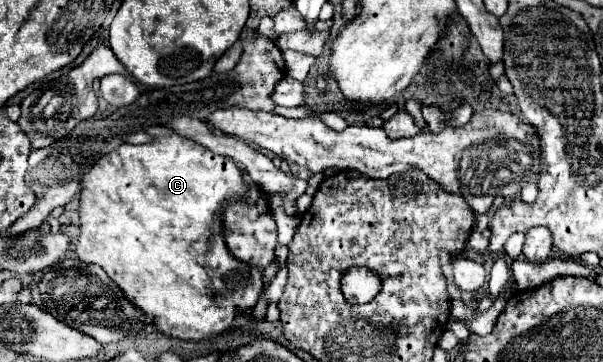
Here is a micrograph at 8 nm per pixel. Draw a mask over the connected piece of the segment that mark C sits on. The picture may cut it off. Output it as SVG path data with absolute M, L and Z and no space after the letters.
M178 134L172 136L156 136L146 144L134 146L134 144L122 144L116 150L104 154L94 166L92 170L82 178L82 190L80 190L80 204L78 204L78 216L80 216L80 234L74 242L76 246L76 254L80 260L84 262L92 262L98 264L106 270L106 274L122 288L122 292L130 298L130 302L136 302L136 306L140 306L146 314L152 314L156 318L156 328L162 334L168 334L172 338L180 338L180 340L204 340L210 336L218 336L218 334L226 334L230 324L236 318L236 310L244 310L250 312L254 308L254 304L258 302L260 294L262 294L262 272L258 268L246 266L244 262L238 262L228 250L226 244L222 242L222 228L216 220L216 210L220 210L228 200L234 200L238 196L246 194L246 182L242 178L242 172L236 168L236 164L226 158L226 156L218 156L212 154L210 150L206 150L204 146L198 146L196 142L190 142Z

